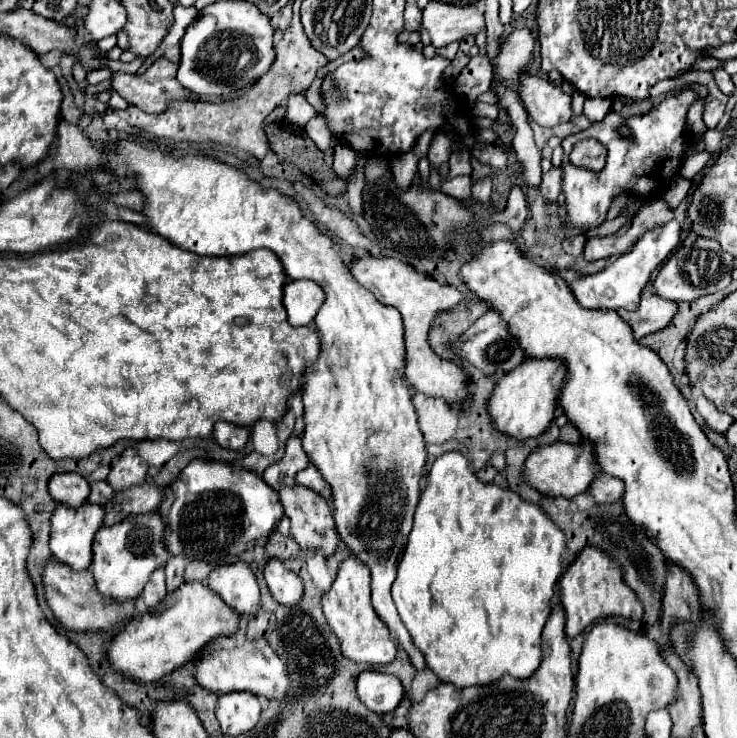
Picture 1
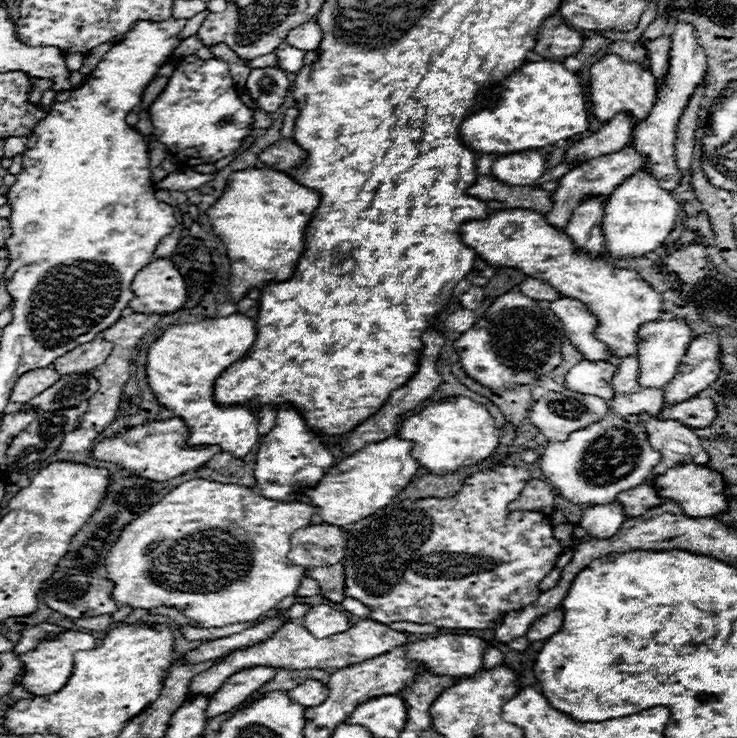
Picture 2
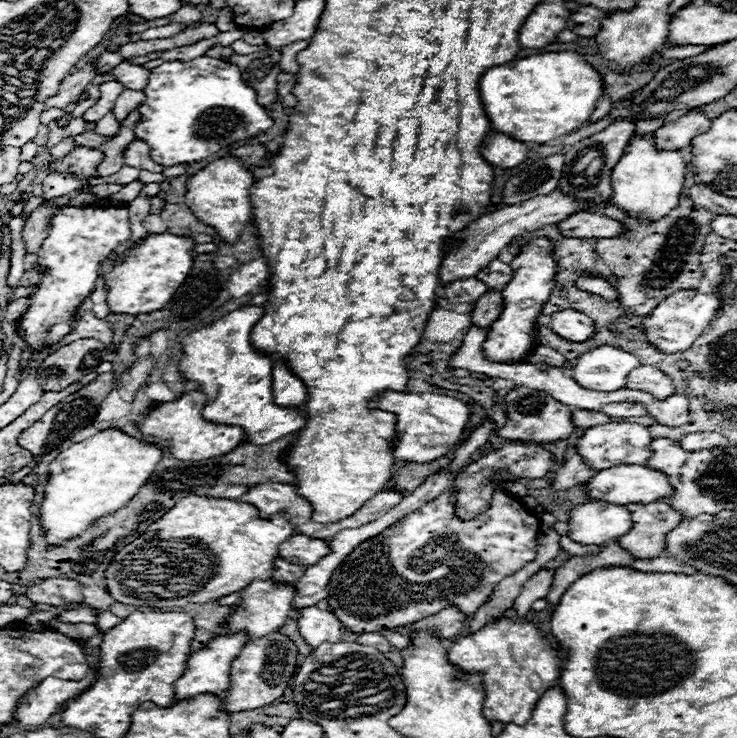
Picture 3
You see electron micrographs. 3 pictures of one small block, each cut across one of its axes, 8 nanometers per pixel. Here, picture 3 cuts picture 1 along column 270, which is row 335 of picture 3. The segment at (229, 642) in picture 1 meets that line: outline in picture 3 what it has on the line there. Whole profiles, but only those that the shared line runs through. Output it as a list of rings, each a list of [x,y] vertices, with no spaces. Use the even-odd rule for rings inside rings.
[[[678,290],[662,300],[650,316],[644,318],[644,328],[648,340],[662,352],[682,352],[686,350],[716,318],[720,308],[720,298],[716,294],[702,294],[698,290]]]

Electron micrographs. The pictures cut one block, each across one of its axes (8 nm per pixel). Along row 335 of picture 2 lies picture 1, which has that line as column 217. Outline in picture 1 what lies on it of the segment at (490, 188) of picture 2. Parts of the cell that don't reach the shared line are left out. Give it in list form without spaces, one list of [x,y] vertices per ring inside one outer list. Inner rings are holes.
[[[200,582],[182,584],[170,592],[158,610],[132,618],[126,628],[108,646],[108,660],[114,670],[138,682],[160,680],[162,676],[184,666],[218,636],[232,636],[238,630],[240,616],[230,610],[218,594]]]

